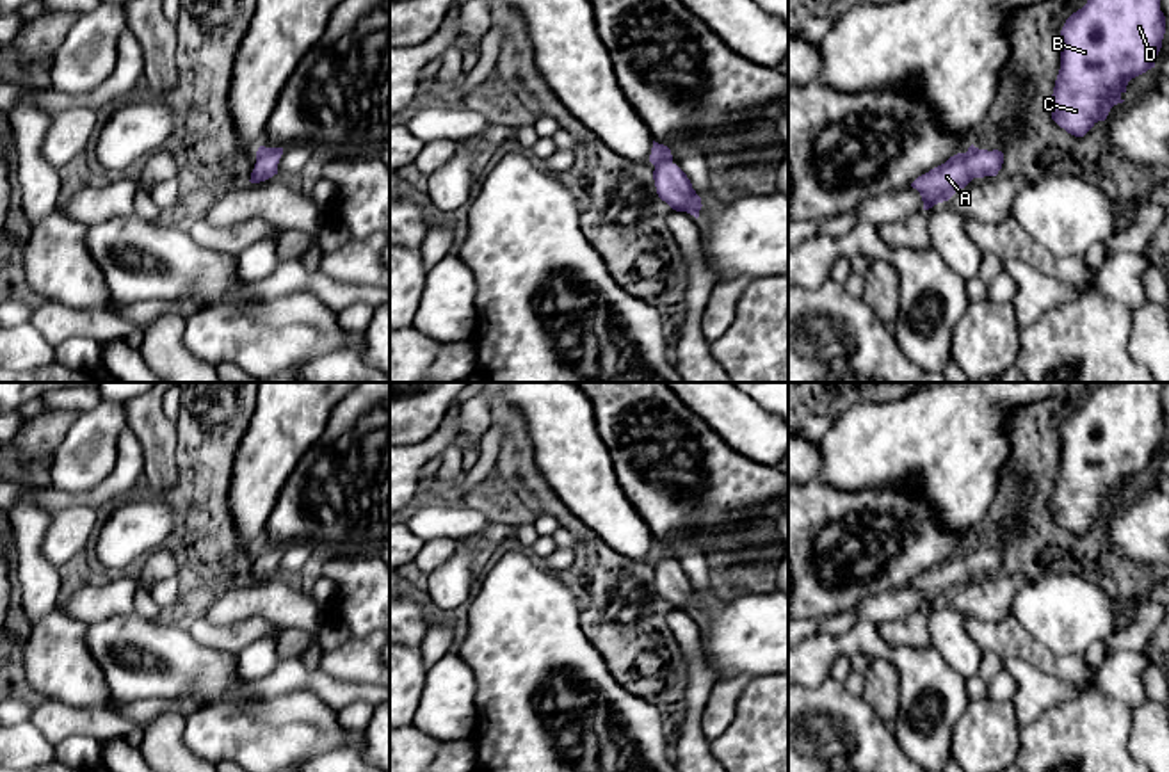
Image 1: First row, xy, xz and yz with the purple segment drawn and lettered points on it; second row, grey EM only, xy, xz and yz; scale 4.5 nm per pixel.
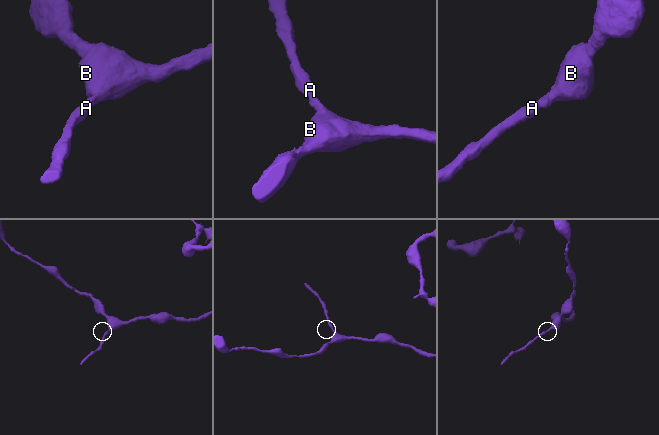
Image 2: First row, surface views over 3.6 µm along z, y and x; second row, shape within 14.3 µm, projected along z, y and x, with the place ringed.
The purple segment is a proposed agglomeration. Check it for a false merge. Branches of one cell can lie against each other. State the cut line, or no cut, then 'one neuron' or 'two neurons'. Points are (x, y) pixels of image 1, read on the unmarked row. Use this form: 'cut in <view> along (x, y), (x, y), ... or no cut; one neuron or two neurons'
no cut; one neuron

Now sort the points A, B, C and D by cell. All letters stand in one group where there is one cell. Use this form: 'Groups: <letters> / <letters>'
Groups: A B C D

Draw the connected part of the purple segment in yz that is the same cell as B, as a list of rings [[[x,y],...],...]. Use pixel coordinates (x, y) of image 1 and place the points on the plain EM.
[[[1101,382],[1060,429],[1060,468],[1052,493],[1052,518],[1075,535],[1084,535],[1110,507],[1123,502],[1132,477],[1155,466],[1165,432],[1160,398],[1165,382]]]

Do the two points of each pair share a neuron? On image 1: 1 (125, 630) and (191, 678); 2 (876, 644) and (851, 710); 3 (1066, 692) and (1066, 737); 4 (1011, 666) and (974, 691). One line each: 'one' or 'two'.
1: one
2: two
3: two
4: two

